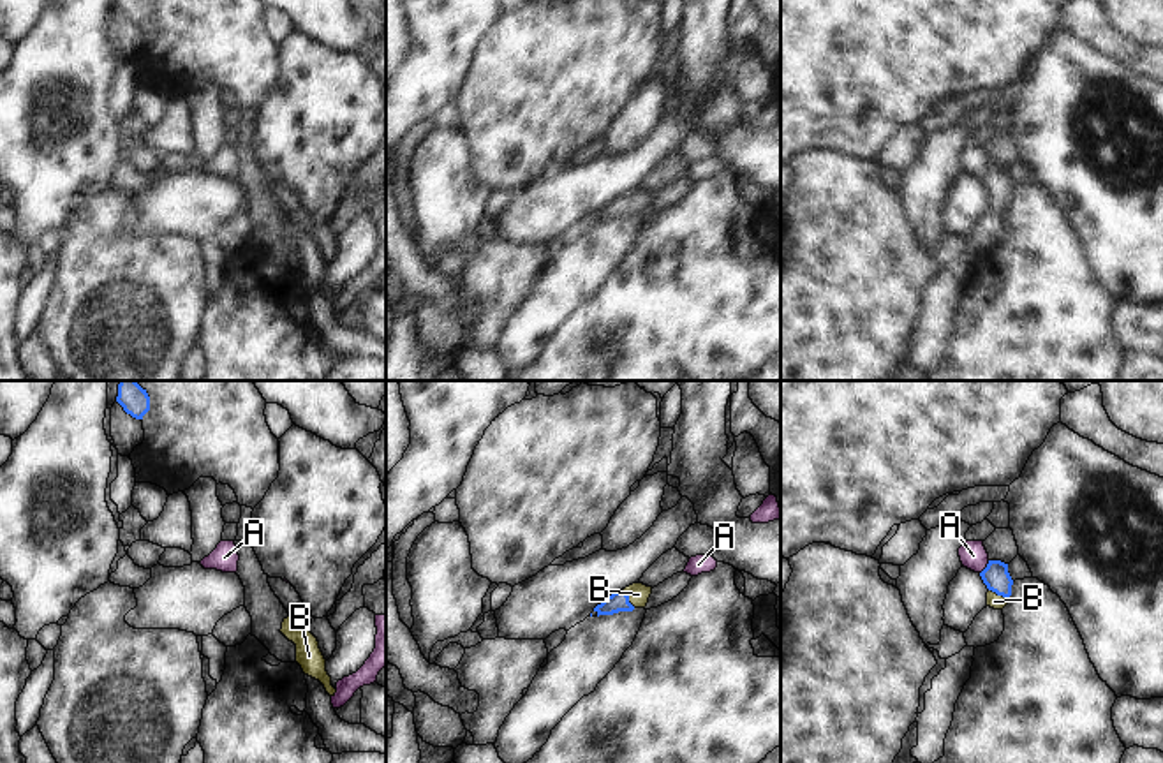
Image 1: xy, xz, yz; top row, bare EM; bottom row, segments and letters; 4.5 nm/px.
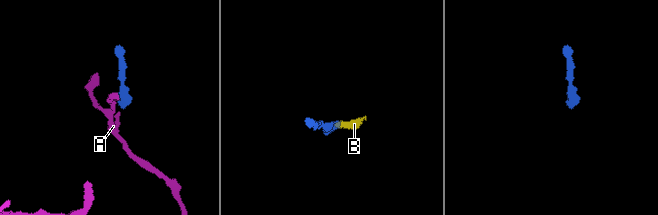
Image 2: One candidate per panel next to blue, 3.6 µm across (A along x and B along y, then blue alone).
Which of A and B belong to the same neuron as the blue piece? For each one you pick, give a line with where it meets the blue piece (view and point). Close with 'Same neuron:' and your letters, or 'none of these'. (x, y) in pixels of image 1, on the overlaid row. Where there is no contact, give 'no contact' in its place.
B: meets blue in yz at (998, 594)
Same neuron: B

